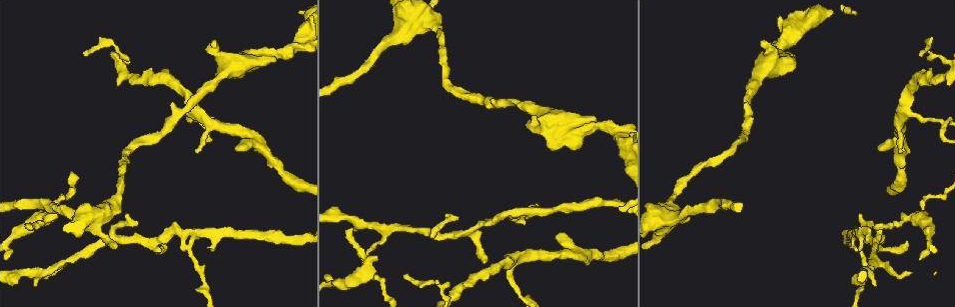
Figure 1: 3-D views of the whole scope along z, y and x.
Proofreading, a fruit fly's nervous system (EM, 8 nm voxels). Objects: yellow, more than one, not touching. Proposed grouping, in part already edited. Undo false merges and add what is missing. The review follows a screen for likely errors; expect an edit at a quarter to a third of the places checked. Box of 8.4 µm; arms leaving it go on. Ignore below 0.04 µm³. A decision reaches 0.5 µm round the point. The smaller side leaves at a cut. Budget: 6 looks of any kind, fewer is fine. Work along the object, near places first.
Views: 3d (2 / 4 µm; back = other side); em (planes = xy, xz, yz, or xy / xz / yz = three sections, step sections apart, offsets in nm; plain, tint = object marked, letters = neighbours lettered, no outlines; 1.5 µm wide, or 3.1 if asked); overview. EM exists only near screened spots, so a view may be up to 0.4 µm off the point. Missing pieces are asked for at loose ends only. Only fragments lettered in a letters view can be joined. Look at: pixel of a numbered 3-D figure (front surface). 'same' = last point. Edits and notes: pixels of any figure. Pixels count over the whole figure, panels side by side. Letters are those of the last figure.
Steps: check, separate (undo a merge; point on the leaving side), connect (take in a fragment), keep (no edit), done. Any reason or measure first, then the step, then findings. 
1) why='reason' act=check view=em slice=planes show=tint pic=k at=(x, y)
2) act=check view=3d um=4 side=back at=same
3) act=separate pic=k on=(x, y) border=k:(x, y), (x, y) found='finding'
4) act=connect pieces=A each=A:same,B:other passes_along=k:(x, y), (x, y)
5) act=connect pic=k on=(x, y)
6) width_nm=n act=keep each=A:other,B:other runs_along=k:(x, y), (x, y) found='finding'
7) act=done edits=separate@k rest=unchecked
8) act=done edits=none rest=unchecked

why='an open end' act=check view=em slice=xy step=8 show=letters pic=1 at=(899, 150)

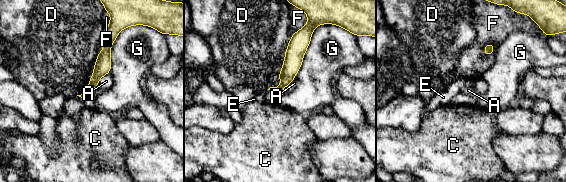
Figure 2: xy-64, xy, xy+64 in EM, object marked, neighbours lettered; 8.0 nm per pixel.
act=keep each=A:other,C:other,D:other,E:other,F:other,G:other border=2:(314, 30), (301, 66), (294, 78) found='no lettered fragment goes on from it'

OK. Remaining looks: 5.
why='tapers out' act=check view=3d um=2 pic=1 at=(405, 277)

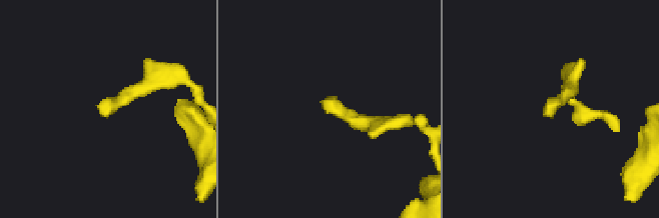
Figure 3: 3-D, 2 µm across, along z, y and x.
why='need the tissue' act=check view=em slice=xy step=8 show=letters pic=3 at=(326, 103)

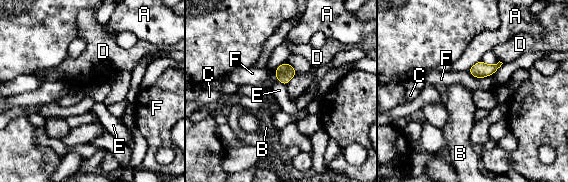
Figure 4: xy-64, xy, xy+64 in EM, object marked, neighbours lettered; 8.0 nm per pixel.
act=check view=em slice=planes show=letters at=same

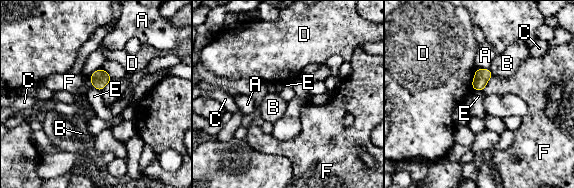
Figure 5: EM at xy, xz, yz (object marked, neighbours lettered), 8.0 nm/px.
width_nm=120 act=keep each=A:other,B:other,C:other,D:other,E:other,F:other border=5:(492, 75), (482, 91) found='none of them fits'

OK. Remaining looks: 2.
why='sudden change in width' act=check view=em slice=planes show=letters pic=1 at=(921, 208)

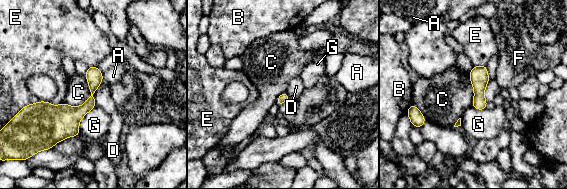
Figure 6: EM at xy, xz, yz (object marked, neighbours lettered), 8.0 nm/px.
width_nm=70 act=keep each=A:other,B:other,C:other,D:other,E:other,F:other,G:other border=6:(85, 76), (90, 96), (64, 103) found='one neuron here'

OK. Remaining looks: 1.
act=done edits=none rest=unchecked

